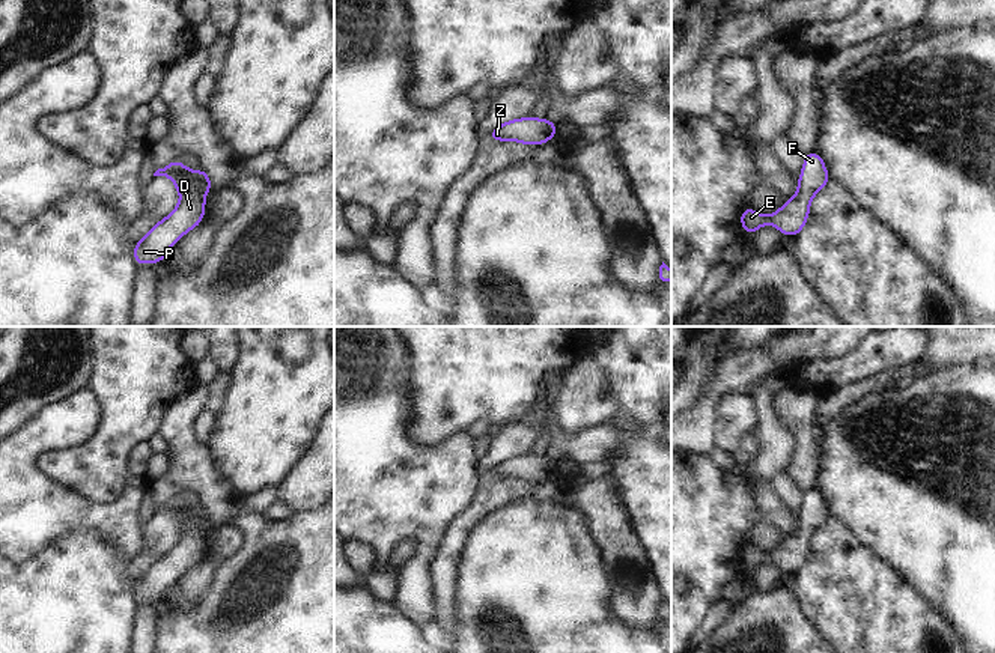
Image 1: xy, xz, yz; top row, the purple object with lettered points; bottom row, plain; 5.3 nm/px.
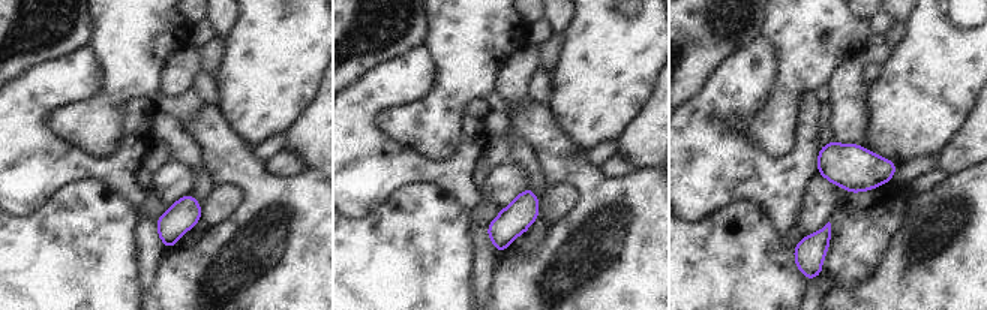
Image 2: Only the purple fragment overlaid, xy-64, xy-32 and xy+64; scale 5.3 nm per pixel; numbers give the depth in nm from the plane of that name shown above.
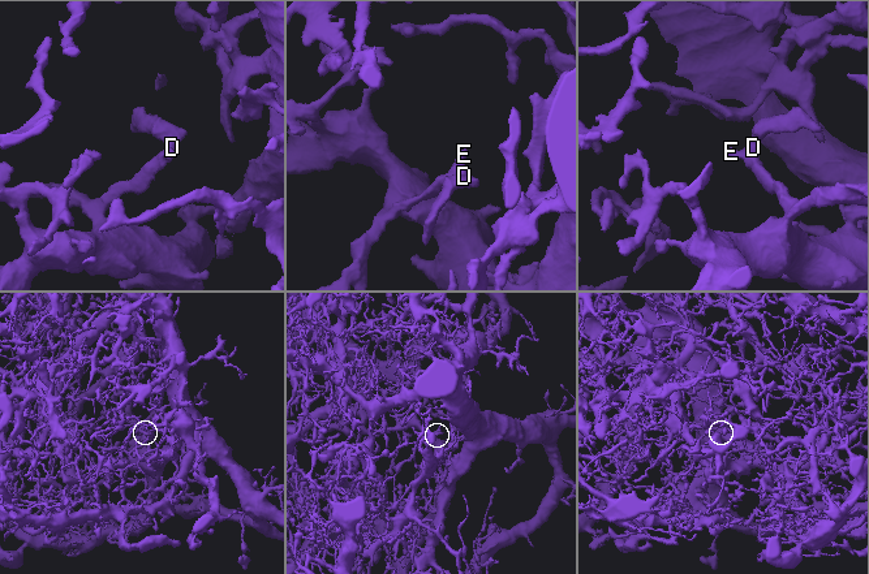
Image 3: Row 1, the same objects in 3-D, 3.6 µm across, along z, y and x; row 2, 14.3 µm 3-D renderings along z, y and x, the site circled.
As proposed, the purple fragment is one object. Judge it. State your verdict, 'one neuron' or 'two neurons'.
one neuron

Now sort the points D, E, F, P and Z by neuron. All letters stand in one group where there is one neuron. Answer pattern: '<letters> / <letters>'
D E F P Z

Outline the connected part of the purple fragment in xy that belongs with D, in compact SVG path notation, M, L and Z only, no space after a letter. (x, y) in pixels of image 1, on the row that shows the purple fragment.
M176 159L158 169L154 176L170 178L181 199L178 206L134 245L137 266L148 262L158 265L181 236L202 223L206 211L203 197L212 190L211 179L200 166L194 173Z

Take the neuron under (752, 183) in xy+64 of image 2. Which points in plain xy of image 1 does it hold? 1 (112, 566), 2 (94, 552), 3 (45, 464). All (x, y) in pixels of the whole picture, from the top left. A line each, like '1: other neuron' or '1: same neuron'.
1: other neuron
2: other neuron
3: other neuron

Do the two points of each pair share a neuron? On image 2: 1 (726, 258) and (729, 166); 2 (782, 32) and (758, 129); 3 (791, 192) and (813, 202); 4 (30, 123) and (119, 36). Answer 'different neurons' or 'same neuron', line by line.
1: different neurons
2: same neuron
3: different neurons
4: different neurons

